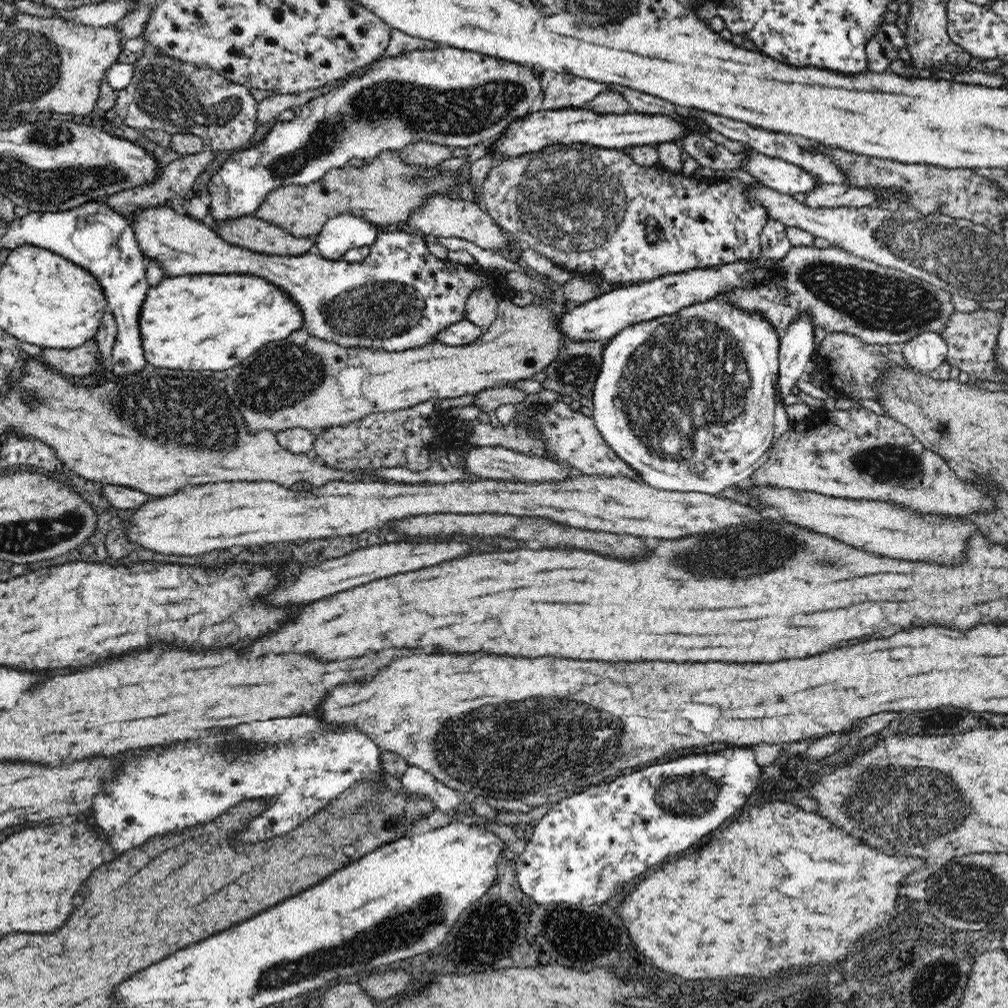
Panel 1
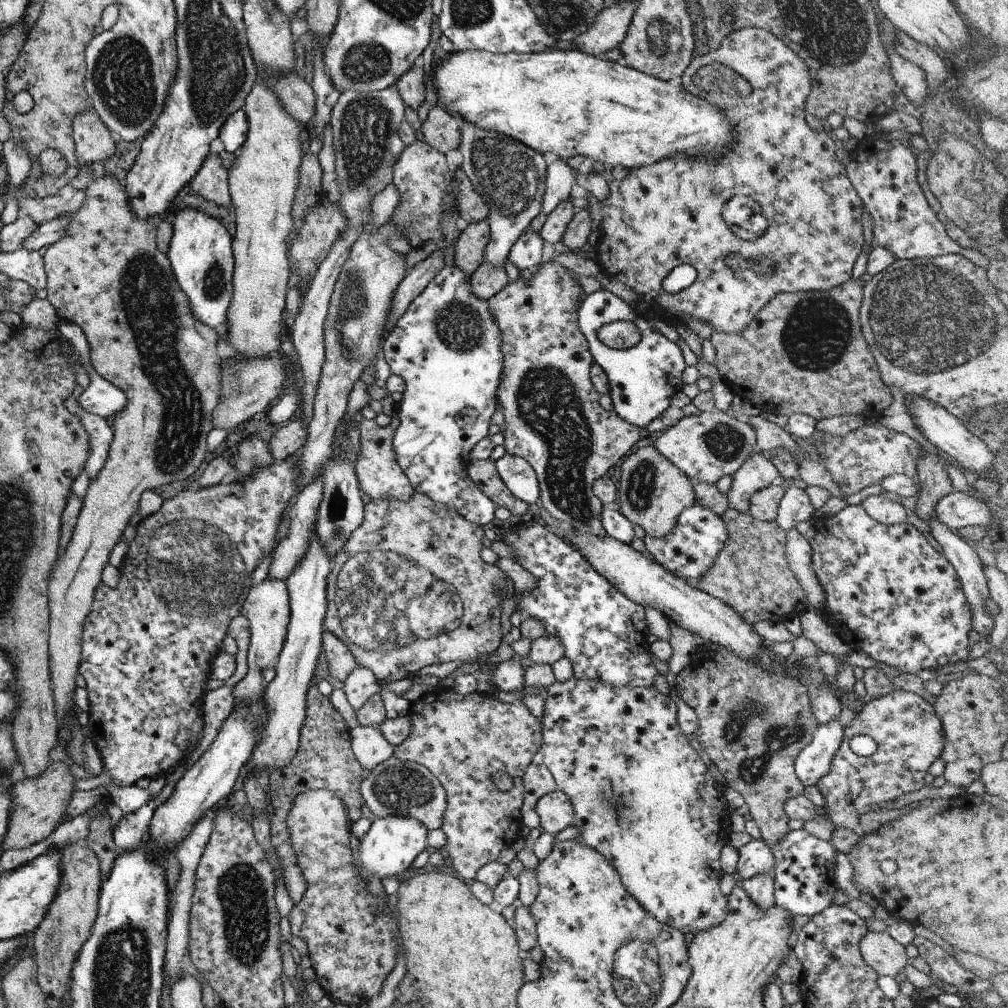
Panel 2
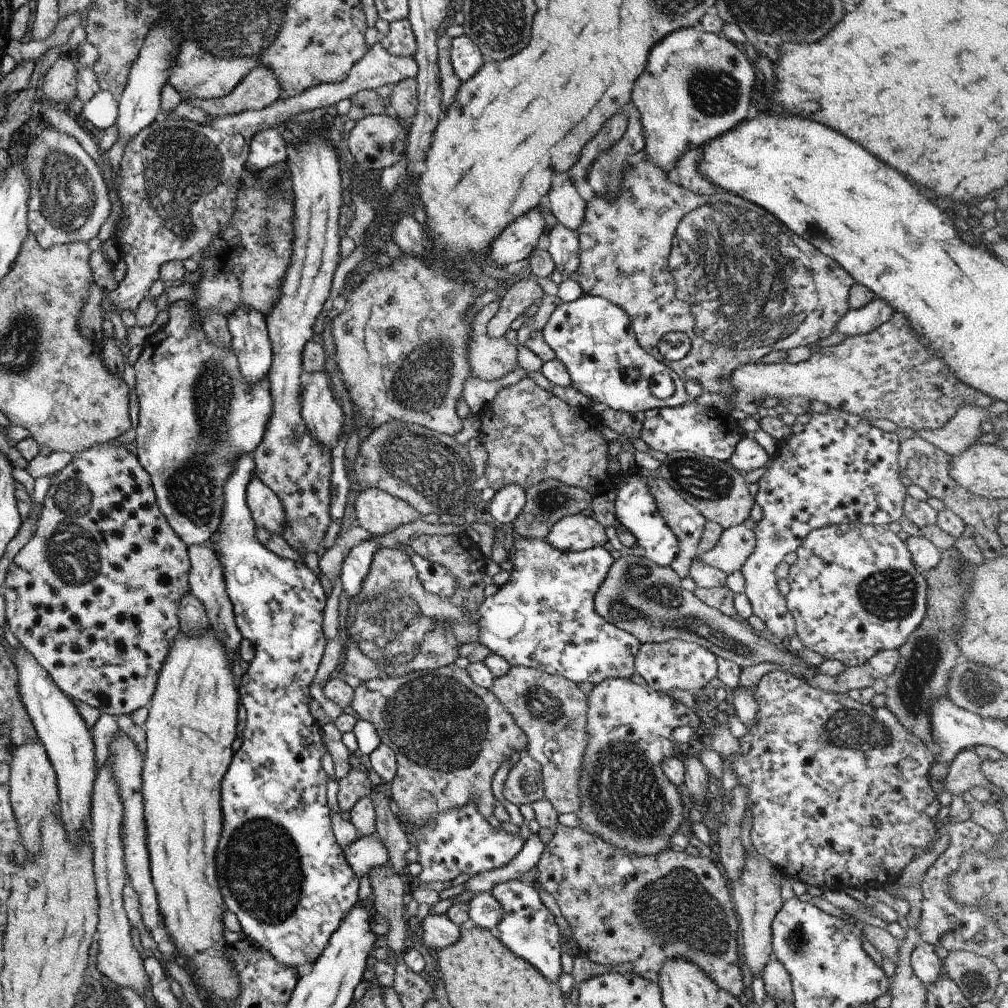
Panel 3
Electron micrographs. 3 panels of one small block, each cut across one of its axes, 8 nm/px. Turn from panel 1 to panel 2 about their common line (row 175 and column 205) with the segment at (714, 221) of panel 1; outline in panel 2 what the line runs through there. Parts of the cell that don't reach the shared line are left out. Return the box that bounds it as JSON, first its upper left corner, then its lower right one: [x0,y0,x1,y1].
[77,454,296,787]

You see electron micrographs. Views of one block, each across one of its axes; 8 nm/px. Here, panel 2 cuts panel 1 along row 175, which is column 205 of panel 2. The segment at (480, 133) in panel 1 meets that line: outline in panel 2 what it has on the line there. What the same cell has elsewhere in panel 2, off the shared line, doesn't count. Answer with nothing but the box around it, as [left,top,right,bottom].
[166,208,234,341]

